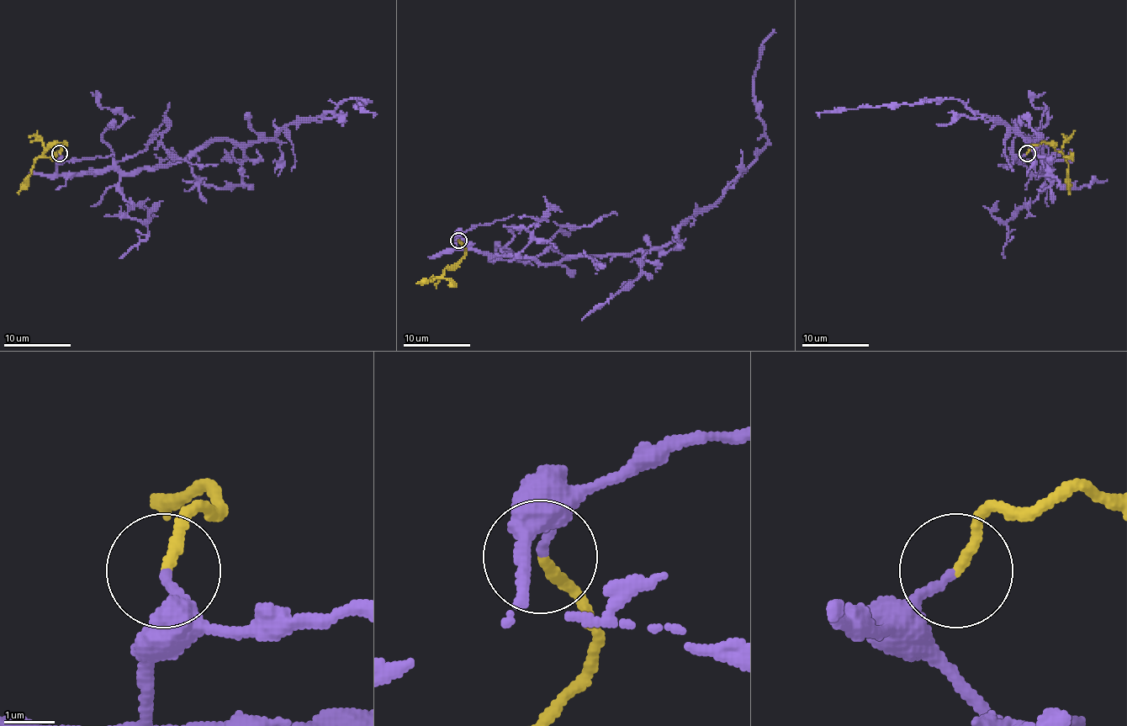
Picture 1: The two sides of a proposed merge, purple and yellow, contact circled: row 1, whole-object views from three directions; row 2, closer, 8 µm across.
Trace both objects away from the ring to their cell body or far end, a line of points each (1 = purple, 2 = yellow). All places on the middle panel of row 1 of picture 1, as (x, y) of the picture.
1: (457, 240), (459, 248), (542, 263), (665, 246), (765, 145), (753, 71), (774, 29)
2: (457, 240), (464, 246), (462, 257), (433, 282), (418, 283)

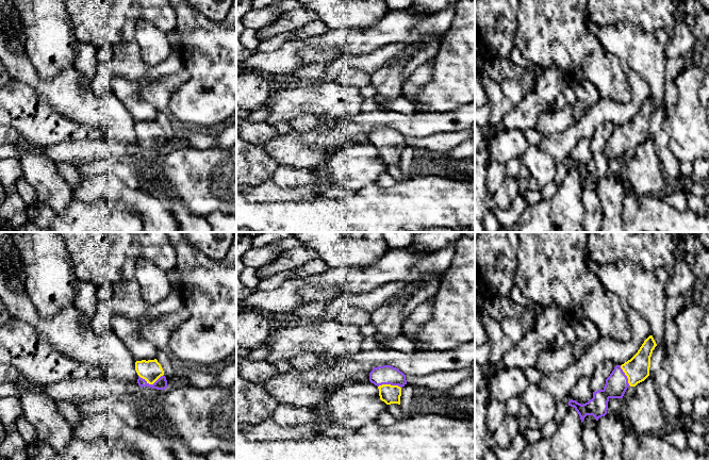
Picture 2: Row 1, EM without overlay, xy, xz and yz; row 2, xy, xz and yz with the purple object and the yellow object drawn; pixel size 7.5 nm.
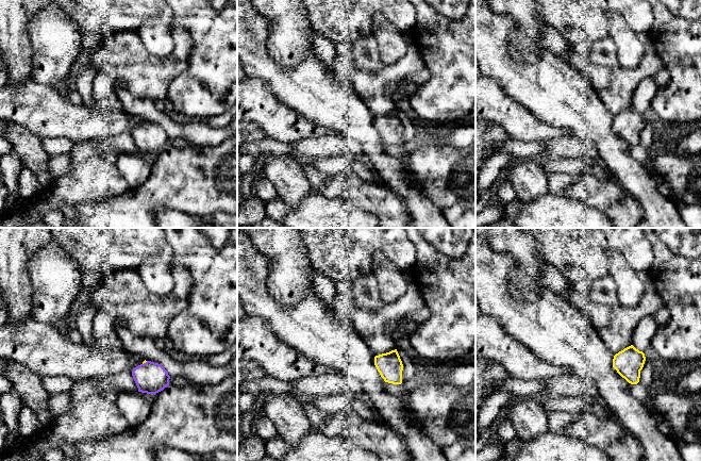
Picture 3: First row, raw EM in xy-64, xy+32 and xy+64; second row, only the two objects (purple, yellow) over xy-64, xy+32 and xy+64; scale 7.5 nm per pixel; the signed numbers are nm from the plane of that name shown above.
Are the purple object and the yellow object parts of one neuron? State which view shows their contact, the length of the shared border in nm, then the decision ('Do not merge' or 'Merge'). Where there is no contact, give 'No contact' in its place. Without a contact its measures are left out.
Touches purple in xy. Shared border 190 nm. Merge

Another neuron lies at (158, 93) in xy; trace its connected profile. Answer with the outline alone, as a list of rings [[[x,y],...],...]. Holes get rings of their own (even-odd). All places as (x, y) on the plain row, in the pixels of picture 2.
[[[185,68],[178,73],[162,75],[158,80],[142,84],[141,97],[158,111],[165,111],[172,92],[188,79],[189,73]]]

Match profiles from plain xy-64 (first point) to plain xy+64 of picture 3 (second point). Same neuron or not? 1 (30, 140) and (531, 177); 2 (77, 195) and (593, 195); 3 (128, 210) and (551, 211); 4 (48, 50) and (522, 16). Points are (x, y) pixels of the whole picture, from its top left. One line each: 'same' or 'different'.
1: same
2: same
3: same
4: same

